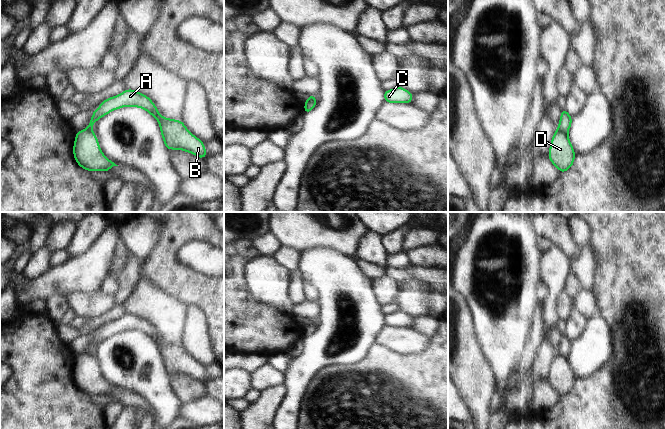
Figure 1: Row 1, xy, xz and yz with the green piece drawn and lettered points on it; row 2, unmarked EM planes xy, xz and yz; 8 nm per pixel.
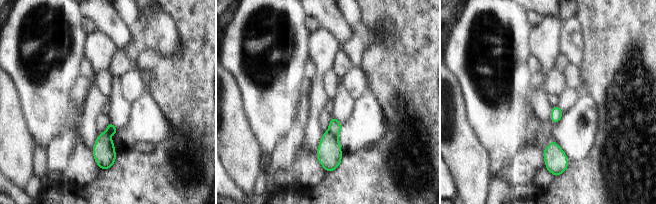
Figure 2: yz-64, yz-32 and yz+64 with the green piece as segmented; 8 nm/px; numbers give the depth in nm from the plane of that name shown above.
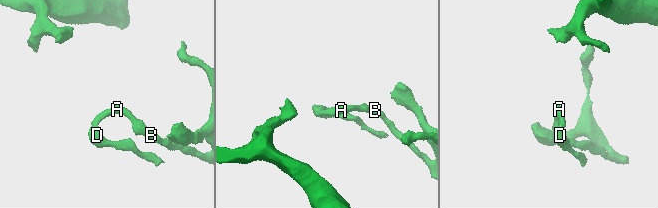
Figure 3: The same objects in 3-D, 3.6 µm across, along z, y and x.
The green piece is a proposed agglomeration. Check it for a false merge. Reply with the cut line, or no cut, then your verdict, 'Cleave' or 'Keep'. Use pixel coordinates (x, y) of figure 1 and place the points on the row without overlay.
Split along yz (558, 352), (566, 358). Cleave

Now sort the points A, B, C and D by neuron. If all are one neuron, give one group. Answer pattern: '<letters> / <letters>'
A B C / D

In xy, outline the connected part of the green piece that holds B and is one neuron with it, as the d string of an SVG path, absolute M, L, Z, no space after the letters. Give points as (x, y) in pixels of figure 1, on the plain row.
M128 313L123 317L111 321L103 325L99 332L93 336L93 340L89 346L87 353L92 353L93 348L110 335L116 334L120 331L133 330L141 331L148 335L153 341L157 343L160 348L160 354L166 372L181 373L188 375L200 382L208 381L203 366L192 359L185 351L183 346L163 342L154 327L144 318L138 317L134 314Z

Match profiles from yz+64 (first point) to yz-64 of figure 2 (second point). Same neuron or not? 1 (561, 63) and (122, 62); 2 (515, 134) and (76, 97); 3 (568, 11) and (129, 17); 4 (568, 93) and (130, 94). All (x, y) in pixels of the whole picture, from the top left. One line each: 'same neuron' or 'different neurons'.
1: same neuron
2: different neurons
3: same neuron
4: different neurons

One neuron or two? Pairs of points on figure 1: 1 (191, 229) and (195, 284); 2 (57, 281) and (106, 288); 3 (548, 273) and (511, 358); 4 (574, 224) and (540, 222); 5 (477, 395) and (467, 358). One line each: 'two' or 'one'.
1: one
2: two
3: two
4: two
5: one

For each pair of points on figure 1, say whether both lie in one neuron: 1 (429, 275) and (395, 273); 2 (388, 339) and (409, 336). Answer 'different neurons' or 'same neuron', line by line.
1: same neuron
2: same neuron

